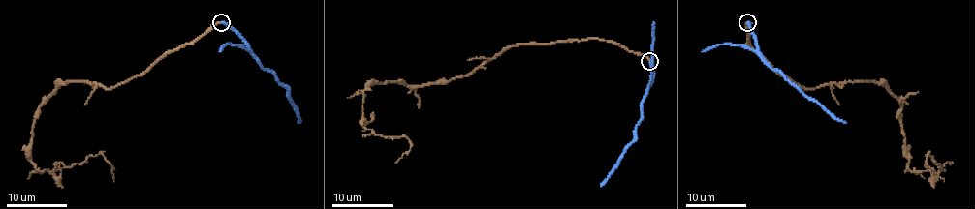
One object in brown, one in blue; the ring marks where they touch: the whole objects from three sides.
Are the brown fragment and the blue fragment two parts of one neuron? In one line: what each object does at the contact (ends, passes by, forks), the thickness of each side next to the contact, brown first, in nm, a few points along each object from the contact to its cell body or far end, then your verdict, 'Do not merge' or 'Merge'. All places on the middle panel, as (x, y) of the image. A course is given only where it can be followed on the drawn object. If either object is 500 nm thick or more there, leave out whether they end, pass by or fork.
At the ring brown ends. At the ring blue ends. Thickness 240 nm (brown) against 280 nm. Course of brown: (649, 61), (601, 39), (524, 43), (447, 80), (372, 83), (363, 91), (362, 125), (409, 141), (395, 162). Course of blue: (650, 61), (652, 76), (631, 144), (622, 153), (616, 168), (600, 186). Merge

